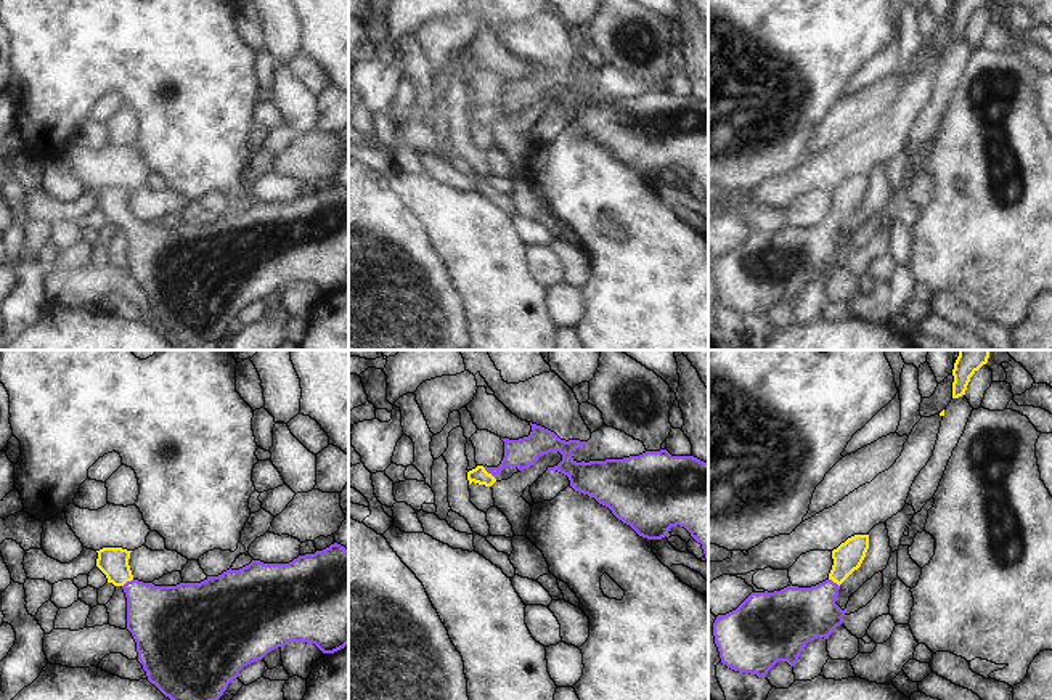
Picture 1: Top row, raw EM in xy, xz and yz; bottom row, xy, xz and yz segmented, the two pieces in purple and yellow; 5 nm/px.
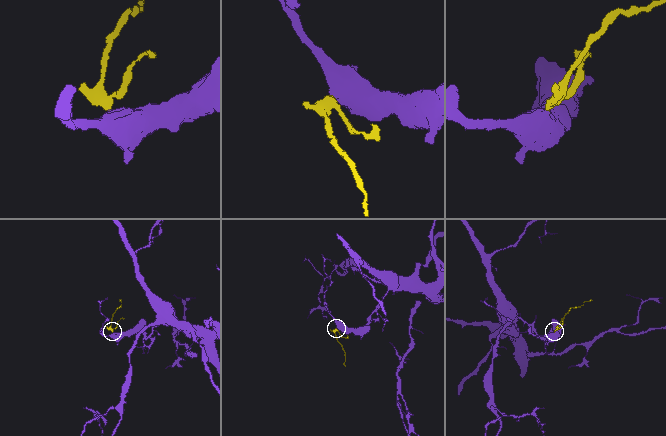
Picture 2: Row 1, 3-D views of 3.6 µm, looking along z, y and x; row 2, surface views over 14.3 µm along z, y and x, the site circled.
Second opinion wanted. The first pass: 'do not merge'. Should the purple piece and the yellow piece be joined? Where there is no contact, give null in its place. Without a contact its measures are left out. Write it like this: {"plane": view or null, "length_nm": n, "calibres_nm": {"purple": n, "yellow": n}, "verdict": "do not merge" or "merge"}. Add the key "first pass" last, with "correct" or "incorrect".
{"plane": "xz", "length_nm": 90, "calibres_nm": {"purple": 150, "yellow": 80}, "verdict": "merge", "first pass": "incorrect"}

